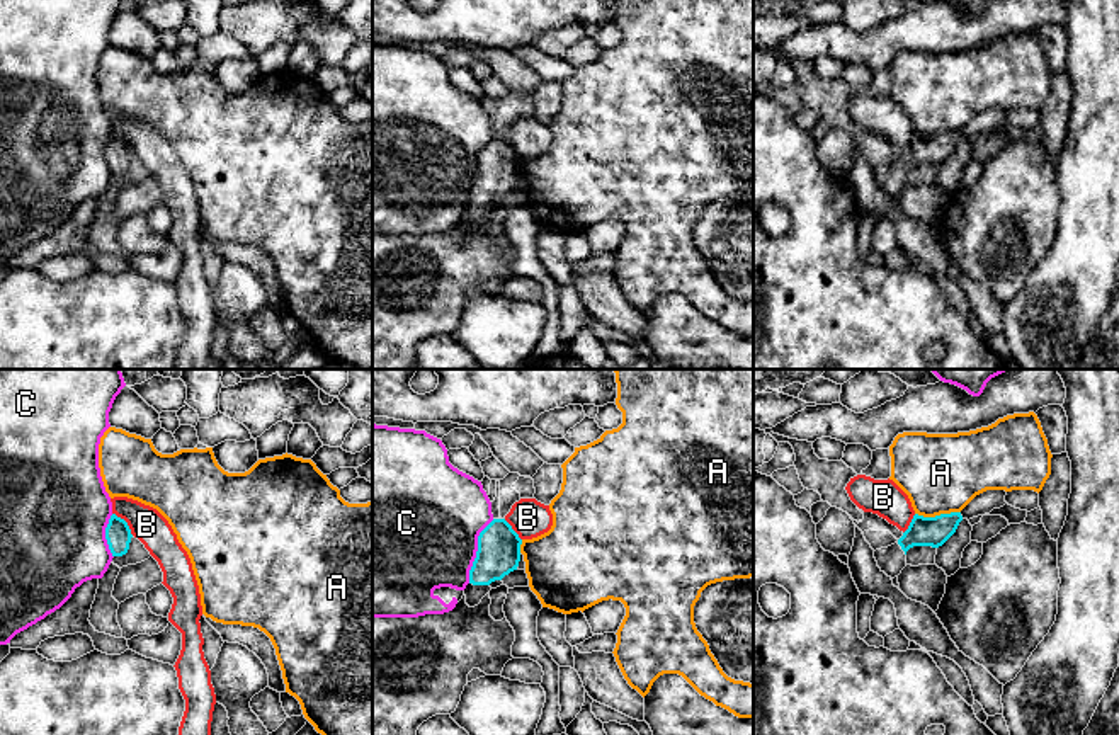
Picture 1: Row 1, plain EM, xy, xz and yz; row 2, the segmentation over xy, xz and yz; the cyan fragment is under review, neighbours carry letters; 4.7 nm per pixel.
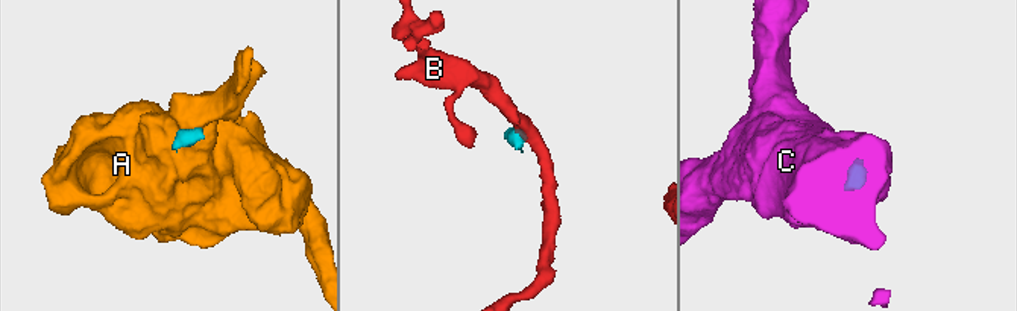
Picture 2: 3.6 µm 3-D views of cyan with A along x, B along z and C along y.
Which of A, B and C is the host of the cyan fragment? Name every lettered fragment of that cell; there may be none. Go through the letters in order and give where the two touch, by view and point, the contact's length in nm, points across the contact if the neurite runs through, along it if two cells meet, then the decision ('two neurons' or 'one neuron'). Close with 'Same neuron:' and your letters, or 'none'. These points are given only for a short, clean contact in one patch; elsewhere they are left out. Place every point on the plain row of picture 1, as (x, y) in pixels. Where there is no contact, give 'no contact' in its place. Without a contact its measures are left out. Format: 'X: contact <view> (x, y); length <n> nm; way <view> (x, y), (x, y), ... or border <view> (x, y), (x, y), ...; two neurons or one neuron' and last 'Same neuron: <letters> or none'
A: contact yz (937, 135); length 220 nm; border yz (959, 130), (934, 135), (915, 133); two neurons
B: contact xy (126, 142); length 150 nm; border xy (113, 131), (126, 142), (133, 153); two neurons
C: contact xz (477, 170); length 320 nm; border xz (494, 138), (478, 155), (478, 169), (468, 201); two neurons
Same neuron: none

